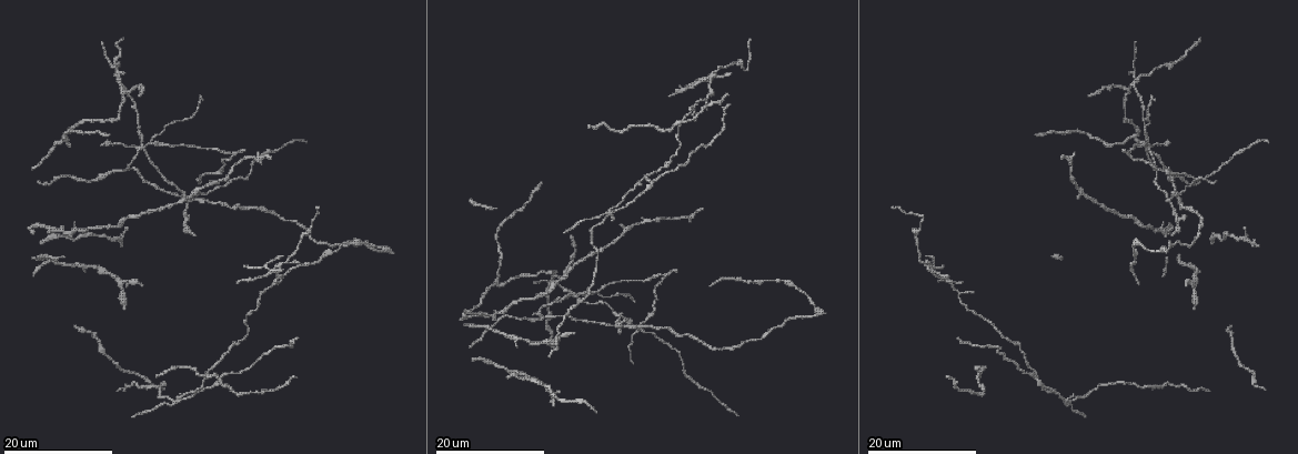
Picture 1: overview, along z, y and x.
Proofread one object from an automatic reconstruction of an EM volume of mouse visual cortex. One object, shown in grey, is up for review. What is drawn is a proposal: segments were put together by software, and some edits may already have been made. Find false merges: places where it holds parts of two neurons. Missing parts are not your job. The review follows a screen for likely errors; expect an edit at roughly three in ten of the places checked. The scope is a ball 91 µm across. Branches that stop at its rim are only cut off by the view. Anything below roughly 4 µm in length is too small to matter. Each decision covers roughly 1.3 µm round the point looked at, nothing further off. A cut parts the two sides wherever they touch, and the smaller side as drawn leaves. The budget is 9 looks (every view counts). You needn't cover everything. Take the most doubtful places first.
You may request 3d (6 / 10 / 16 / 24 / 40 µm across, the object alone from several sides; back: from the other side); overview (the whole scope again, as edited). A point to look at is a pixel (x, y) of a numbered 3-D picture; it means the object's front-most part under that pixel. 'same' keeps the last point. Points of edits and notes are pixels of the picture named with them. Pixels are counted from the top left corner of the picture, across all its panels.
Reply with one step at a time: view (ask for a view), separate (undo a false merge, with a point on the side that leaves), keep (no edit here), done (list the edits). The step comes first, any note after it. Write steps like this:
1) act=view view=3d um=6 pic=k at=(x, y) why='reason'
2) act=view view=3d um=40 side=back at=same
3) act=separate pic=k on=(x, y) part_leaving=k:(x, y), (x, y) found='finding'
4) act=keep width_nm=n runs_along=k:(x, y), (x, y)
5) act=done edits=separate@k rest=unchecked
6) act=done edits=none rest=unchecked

act=view view=3d um=24 pic=1 at=(705, 78) why='two arms in line, one across'

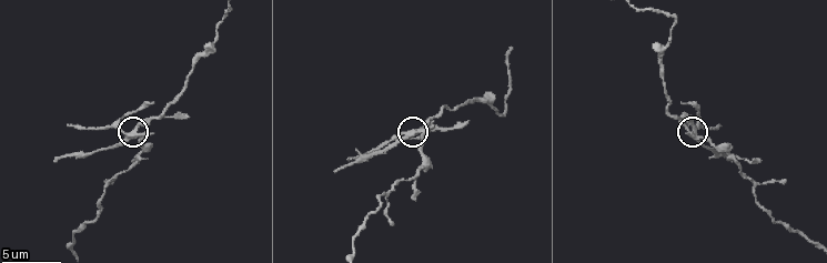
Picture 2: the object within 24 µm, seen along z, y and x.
act=view view=3d um=10 pic=2 at=(133, 129)

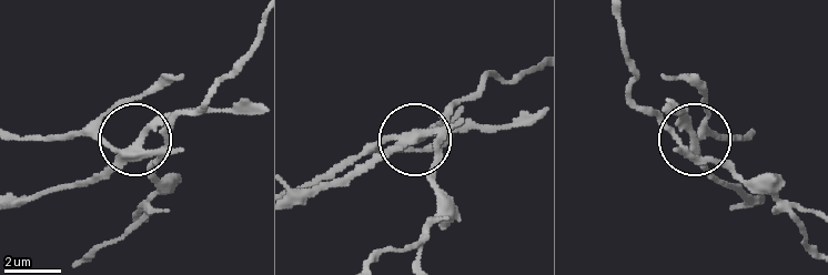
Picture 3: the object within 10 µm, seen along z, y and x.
act=separate pic=3 on=(119, 156) width_nm=280 part_leaving=3:(161, 155), (121, 155), (84, 179), (13, 197) found='a second neuron is stuck on'

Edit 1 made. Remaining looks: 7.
act=view view=3d um=16 pic=1 at=(609, 212) why='four or more arms meet'

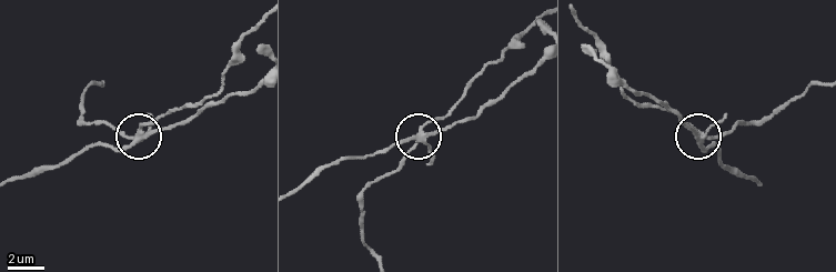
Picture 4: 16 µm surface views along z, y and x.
act=view view=3d um=10 pic=4 at=(427, 132)

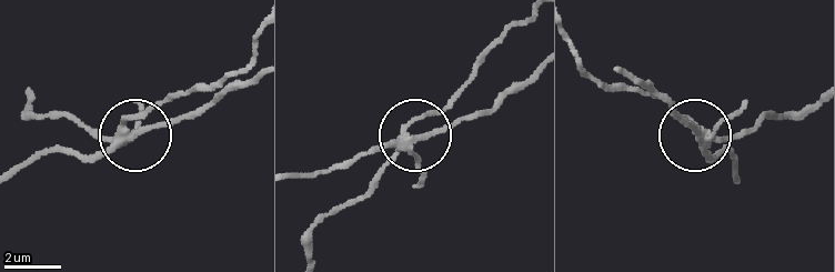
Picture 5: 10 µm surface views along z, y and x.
act=separate pic=5 on=(93, 162) part_leaving=5:(129, 136), (255, 82) found='a second neuron is stuck on'

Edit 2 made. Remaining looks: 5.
act=view view=overview

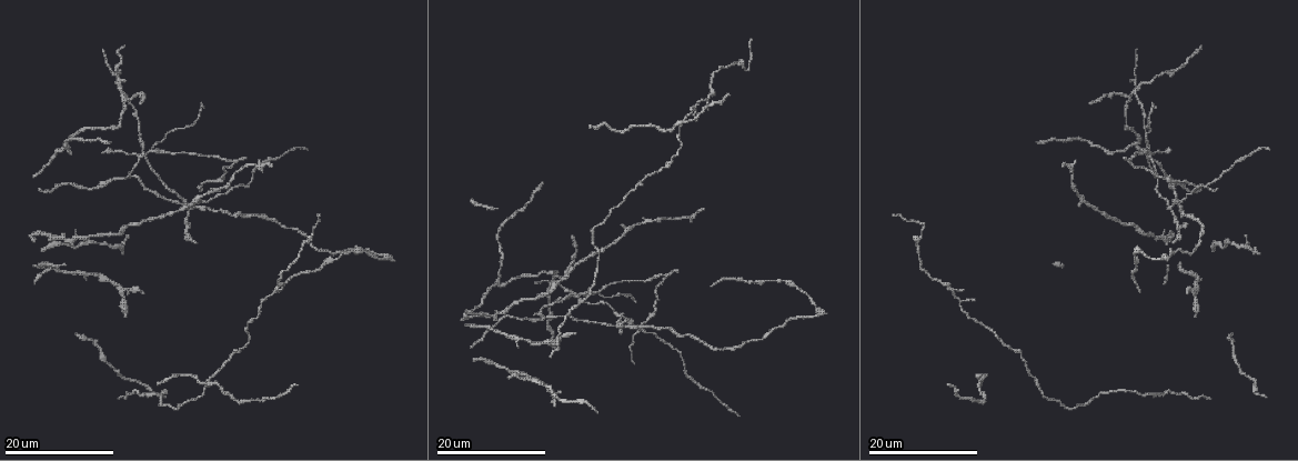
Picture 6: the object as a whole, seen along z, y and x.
act=view view=3d um=16 pic=6 at=(1162, 233) why='two arms at a narrow angle'

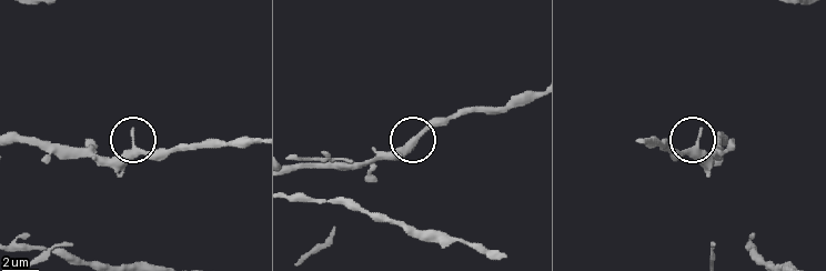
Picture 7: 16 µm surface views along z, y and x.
act=view view=3d um=10 pic=7 at=(696, 140)

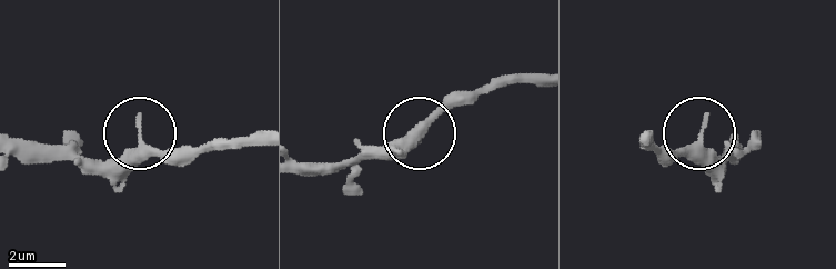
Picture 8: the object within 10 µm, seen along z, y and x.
act=view view=3d um=10 side=back pic=8 at=(139, 134)

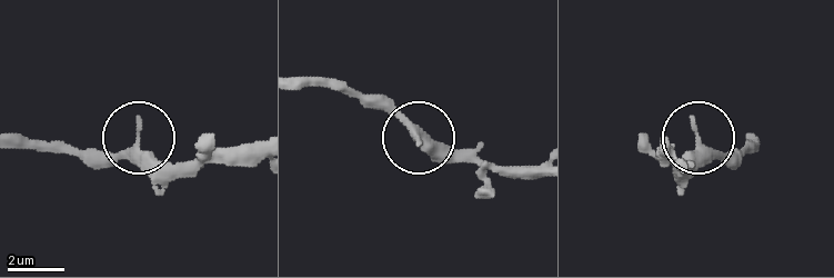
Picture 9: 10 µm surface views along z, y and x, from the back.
act=keep found='continuous, no second neuron'

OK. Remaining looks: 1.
act=done edits=separate@3,separate@5 rest=unchecked

